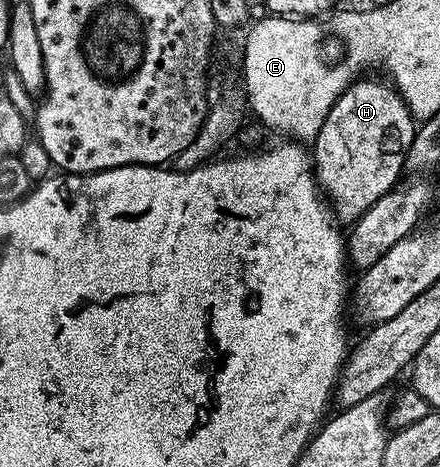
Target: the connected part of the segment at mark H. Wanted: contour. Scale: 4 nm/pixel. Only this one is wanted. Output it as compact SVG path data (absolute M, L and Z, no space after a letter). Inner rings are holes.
M363 76L348 86L347 91L333 104L329 116L321 124L321 132L313 140L313 173L326 201L340 223L354 224L370 206L377 204L404 177L407 153L417 129L405 100L390 81L378 82L378 77Z

